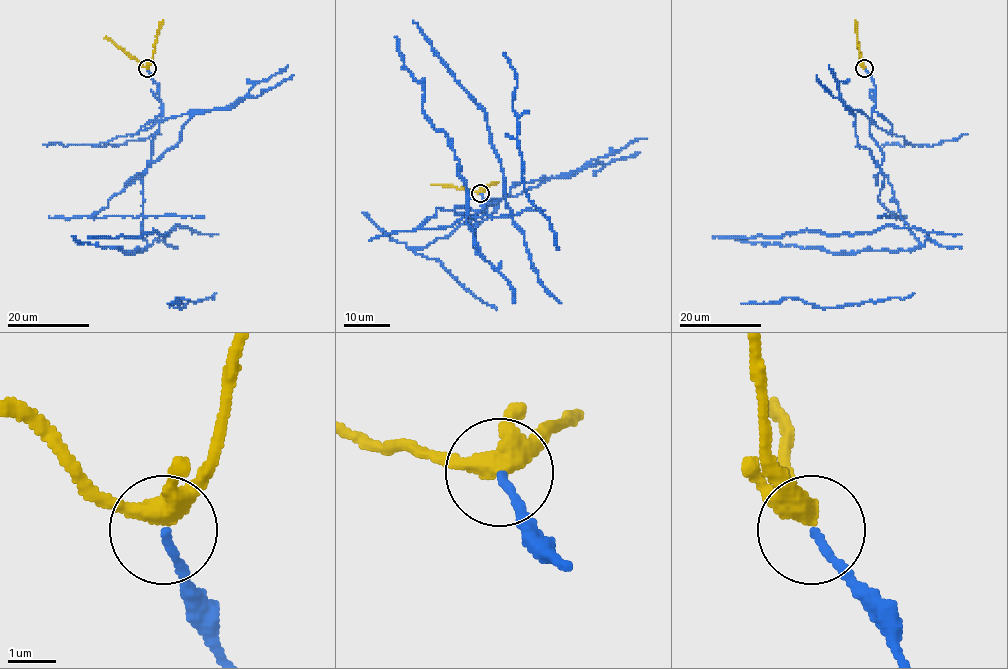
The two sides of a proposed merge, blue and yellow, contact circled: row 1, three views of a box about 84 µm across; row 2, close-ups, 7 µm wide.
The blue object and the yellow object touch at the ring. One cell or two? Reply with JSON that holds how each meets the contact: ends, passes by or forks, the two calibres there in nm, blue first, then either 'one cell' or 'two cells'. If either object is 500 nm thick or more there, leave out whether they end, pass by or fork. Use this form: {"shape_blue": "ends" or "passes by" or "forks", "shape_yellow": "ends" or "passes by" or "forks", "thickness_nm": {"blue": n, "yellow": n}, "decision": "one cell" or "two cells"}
{"shape_blue": "ends", "shape_yellow": "forks", "thickness_nm": {"blue": 140, "yellow": 340}, "decision": "two cells"}

